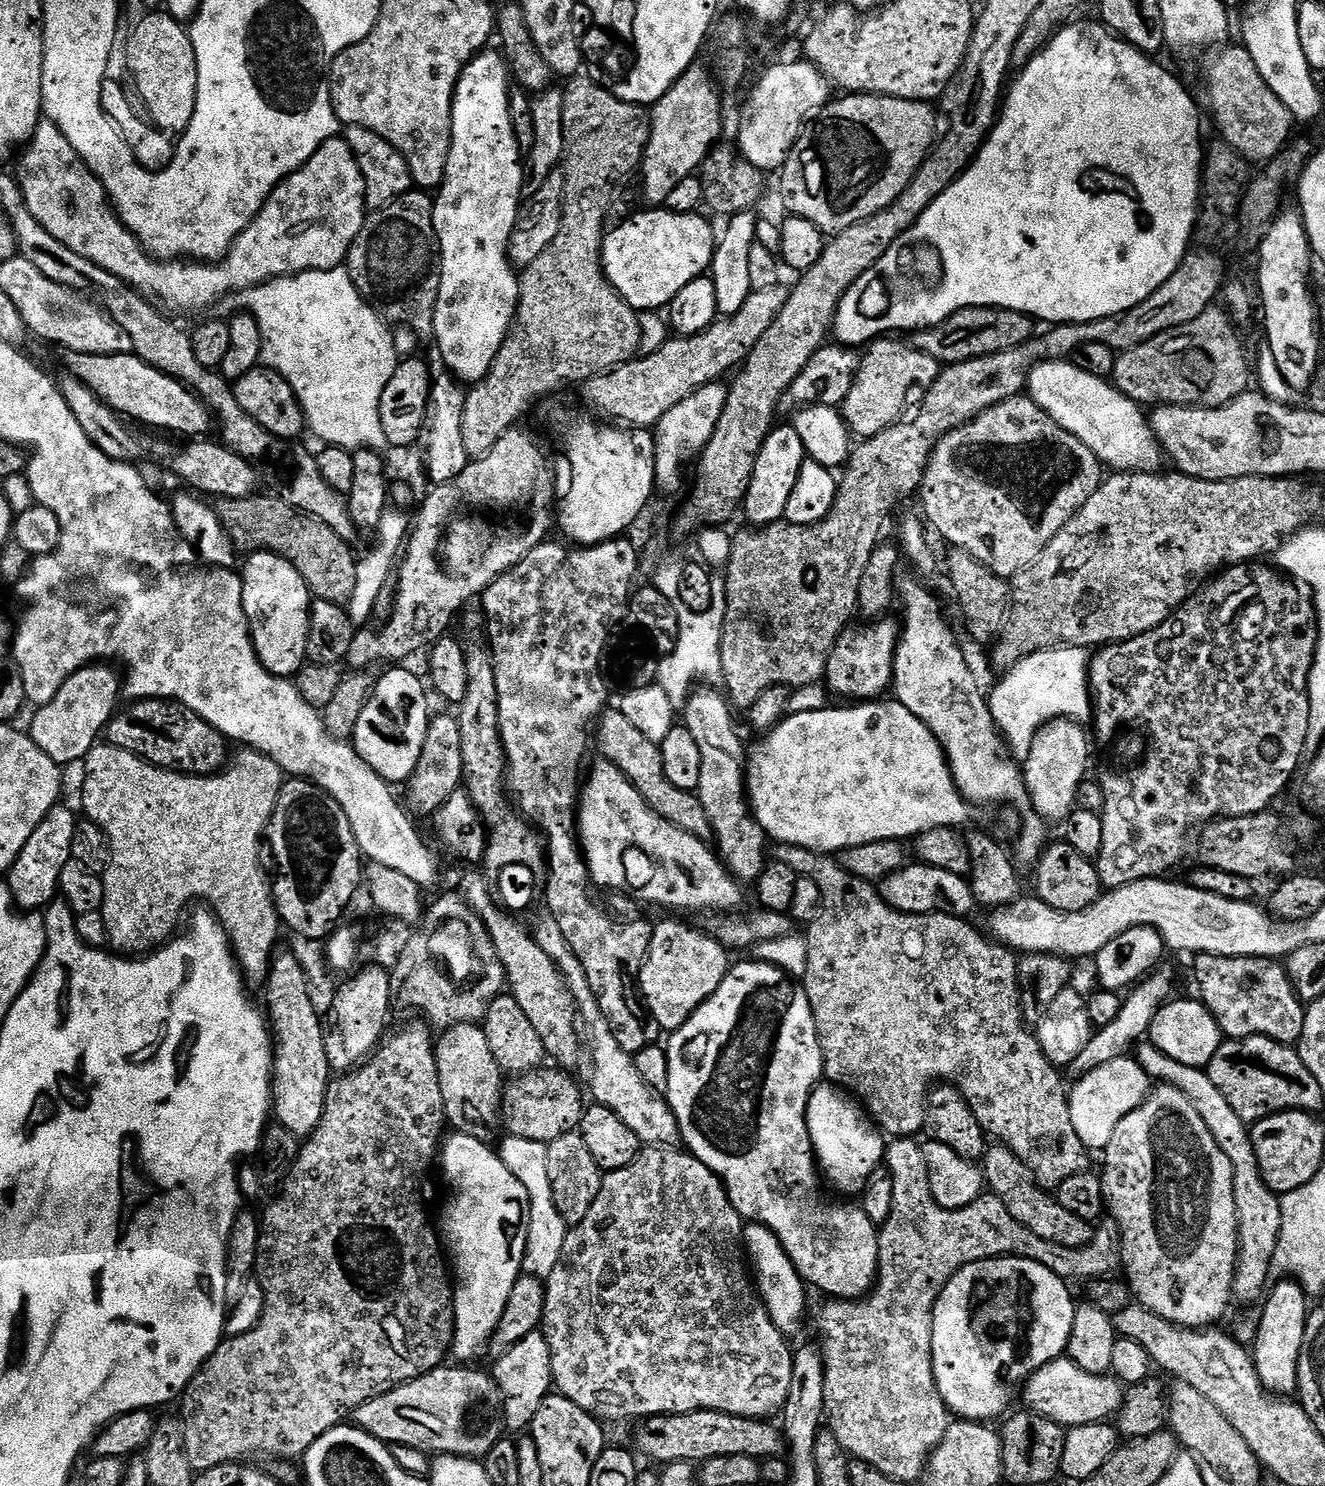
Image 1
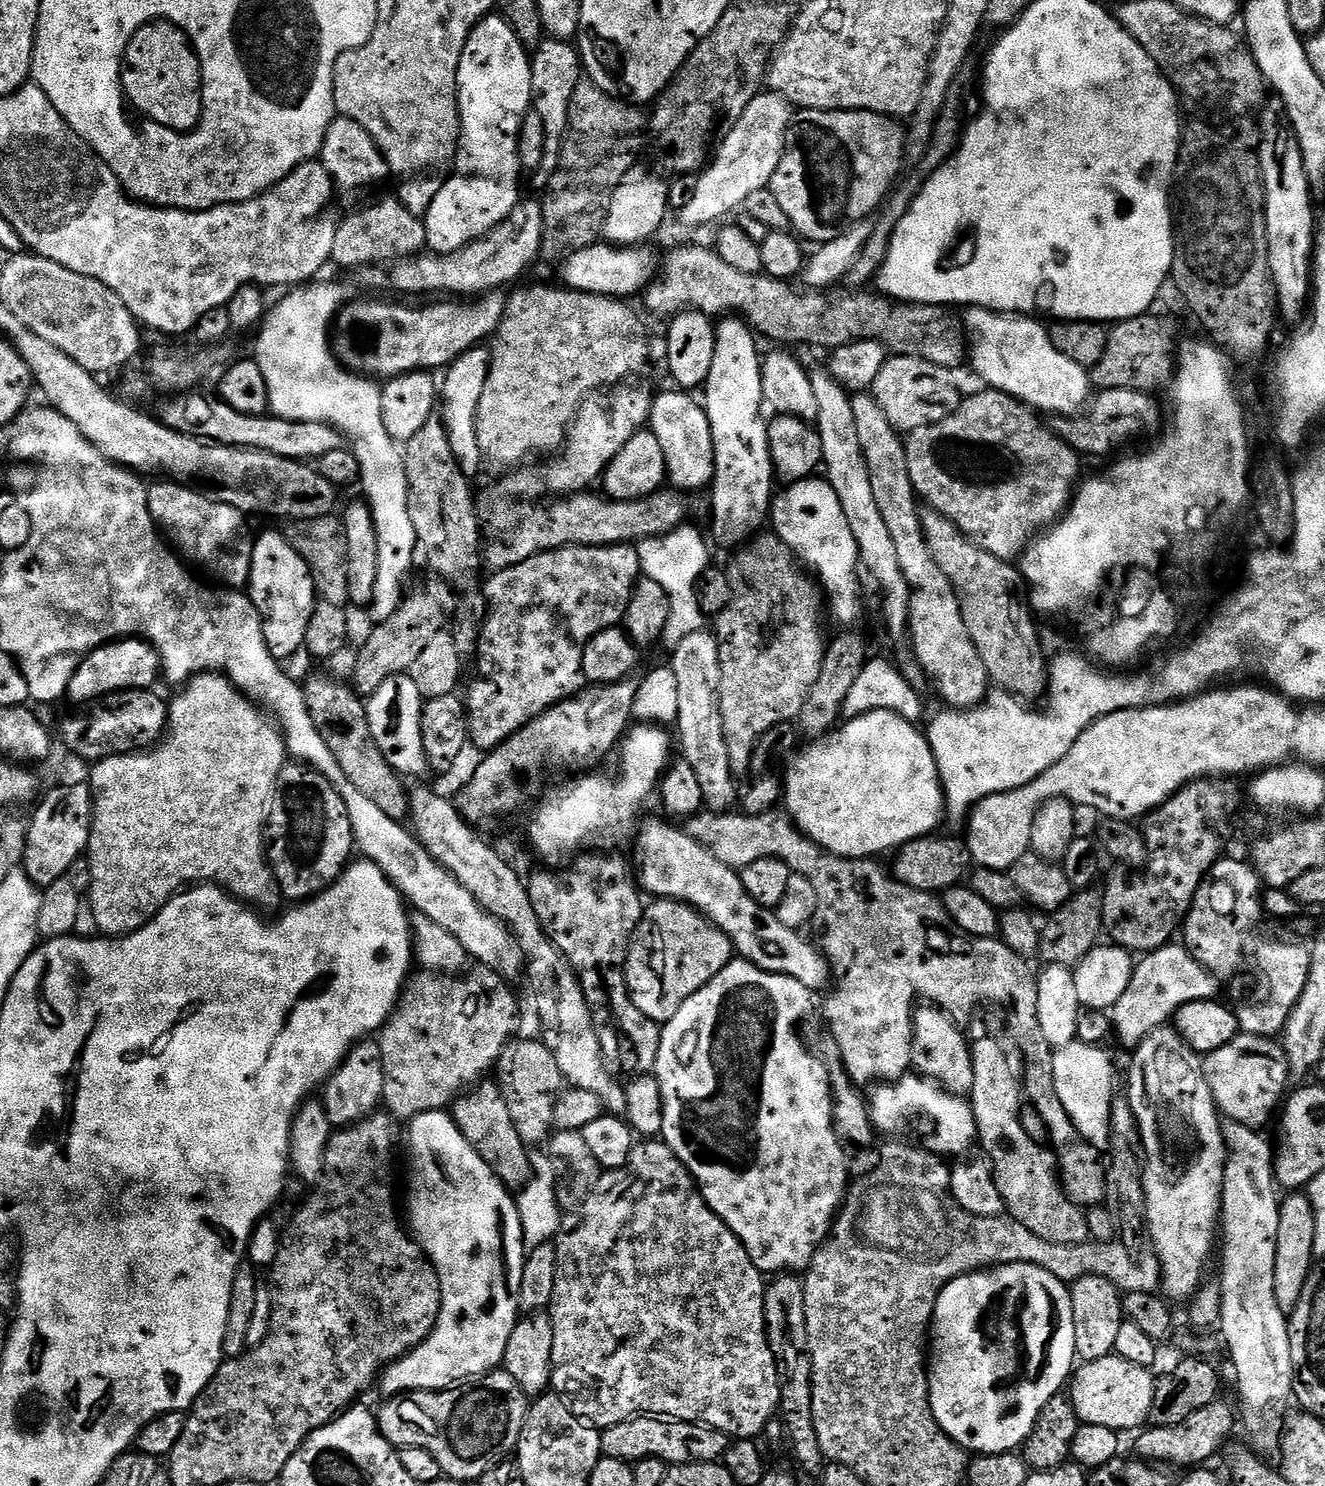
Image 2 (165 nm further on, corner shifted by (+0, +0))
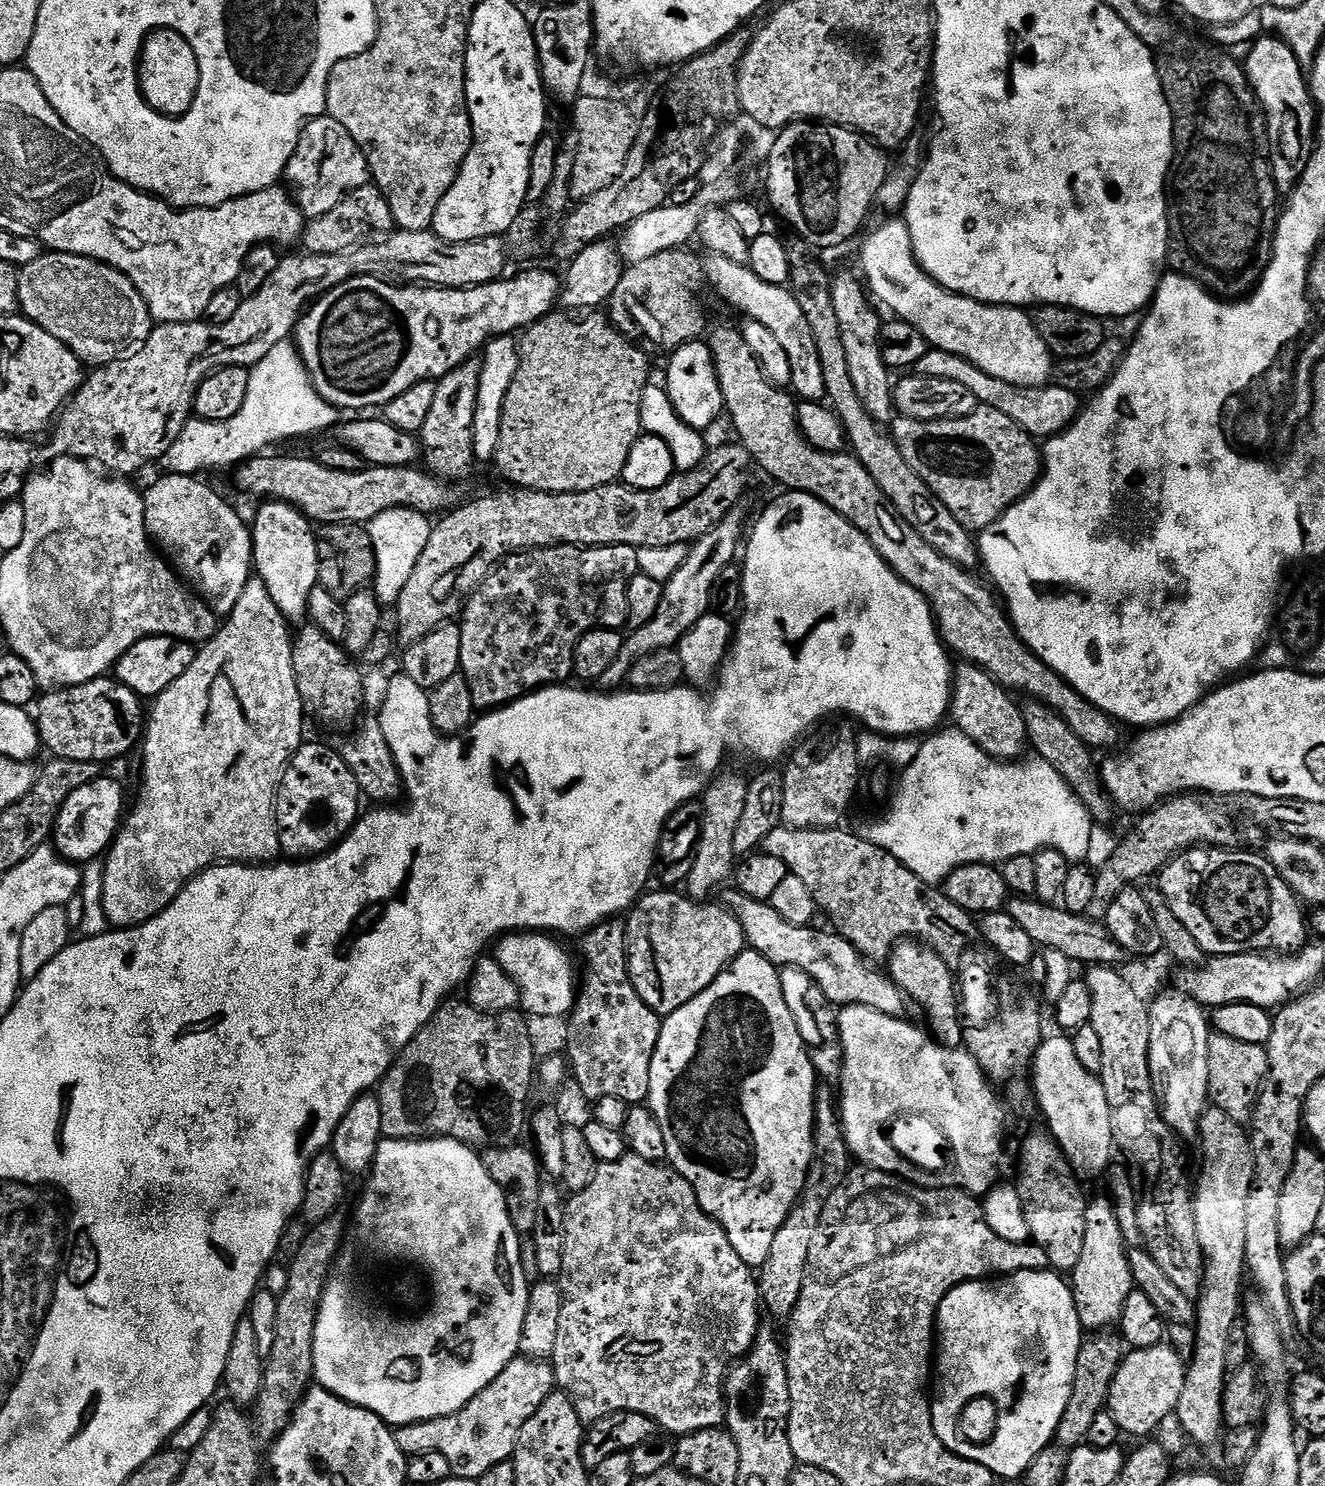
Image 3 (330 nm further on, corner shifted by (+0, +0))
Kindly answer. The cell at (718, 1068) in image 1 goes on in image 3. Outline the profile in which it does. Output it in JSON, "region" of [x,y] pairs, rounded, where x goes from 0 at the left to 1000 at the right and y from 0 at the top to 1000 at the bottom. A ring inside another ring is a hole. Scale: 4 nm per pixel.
{"region":[[[567,639],[557,642],[557,645],[554,645],[554,647],[545,653],[545,655],[542,655],[542,658],[539,658],[533,666],[530,666],[530,669],[518,674],[518,677],[509,680],[509,682],[500,684],[497,704],[491,715],[491,734],[488,744],[494,752],[497,752],[497,758],[500,758],[500,766],[503,766],[503,783],[509,789],[515,790],[518,795],[521,795],[530,814],[545,825],[551,833],[551,838],[557,841],[557,847],[560,847],[560,849],[563,849],[568,855],[572,855],[578,849],[581,838],[584,836],[584,830],[587,830],[590,822],[593,822],[596,814],[607,801],[614,777],[614,742],[617,731],[617,723],[610,711],[609,702],[599,688],[596,677],[593,677],[593,672],[590,672],[590,661],[586,649],[582,649],[575,642]]]}

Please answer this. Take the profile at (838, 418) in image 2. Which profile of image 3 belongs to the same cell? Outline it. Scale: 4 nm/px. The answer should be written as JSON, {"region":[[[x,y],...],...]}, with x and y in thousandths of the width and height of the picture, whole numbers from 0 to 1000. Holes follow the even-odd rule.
{"region":[[[532,172],[530,175],[534,190],[552,207],[556,207],[565,215],[575,217],[584,228],[593,237],[596,242],[597,263],[604,269],[621,270],[623,265],[623,254],[620,253],[620,242],[617,241],[617,231],[611,222],[611,217],[608,217],[608,211],[605,211],[605,206],[602,206],[602,201],[598,197],[597,193],[590,191],[575,190],[572,184],[569,184],[564,178],[551,176],[551,174]]]}

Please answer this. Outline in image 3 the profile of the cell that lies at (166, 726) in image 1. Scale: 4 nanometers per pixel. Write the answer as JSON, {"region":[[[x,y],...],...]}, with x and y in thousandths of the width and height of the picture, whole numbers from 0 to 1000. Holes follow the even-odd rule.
{"region":[[[73,456],[64,460],[57,460],[55,463],[34,465],[26,474],[27,478],[26,476],[26,484],[31,501],[34,504],[37,503],[39,505],[38,508],[43,511],[53,510],[56,513],[81,515],[84,511],[95,508],[102,501],[103,503],[106,500],[110,489],[110,476],[106,474],[108,474],[106,469],[85,456]]]}

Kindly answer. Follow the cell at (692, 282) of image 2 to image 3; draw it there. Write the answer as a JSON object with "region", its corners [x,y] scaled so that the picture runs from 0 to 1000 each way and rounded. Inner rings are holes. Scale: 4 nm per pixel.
{"region":[[[506,168],[473,178],[466,190],[466,195],[463,195],[457,205],[462,219],[487,238],[506,238],[532,225],[531,210],[525,200],[528,190],[531,192],[533,188],[531,179],[528,172],[525,173],[519,169]]]}

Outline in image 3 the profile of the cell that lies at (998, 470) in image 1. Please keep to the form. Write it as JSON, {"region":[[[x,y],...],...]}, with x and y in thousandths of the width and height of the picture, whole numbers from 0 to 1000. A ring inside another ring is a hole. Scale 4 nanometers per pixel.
{"region":[[[737,274],[735,279],[722,283],[674,282],[672,286],[681,308],[702,327],[703,332],[731,357],[747,354],[781,327],[786,320],[786,304],[783,297],[759,279]]]}

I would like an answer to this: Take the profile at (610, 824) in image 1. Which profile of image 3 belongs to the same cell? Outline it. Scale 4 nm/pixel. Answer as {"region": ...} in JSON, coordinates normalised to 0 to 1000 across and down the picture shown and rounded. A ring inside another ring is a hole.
{"region":[[[557,599],[547,600],[546,608],[560,622],[564,637],[575,642],[589,651],[602,651],[614,658],[617,664],[629,677],[657,677],[672,684],[685,683],[685,673],[679,664],[666,653],[661,653],[649,642],[645,637],[633,628],[616,626],[614,623],[600,624],[590,615],[583,612],[582,608],[570,606]]]}

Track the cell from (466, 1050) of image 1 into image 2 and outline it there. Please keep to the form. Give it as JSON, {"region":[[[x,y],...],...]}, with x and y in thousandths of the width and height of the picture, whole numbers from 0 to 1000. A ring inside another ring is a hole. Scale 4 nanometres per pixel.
{"region":[[[365,728],[358,734],[354,734],[340,744],[340,750],[346,760],[358,771],[359,776],[370,785],[370,787],[384,801],[395,800],[402,793],[401,775],[392,765],[391,760],[385,751],[382,739],[374,728]]]}

